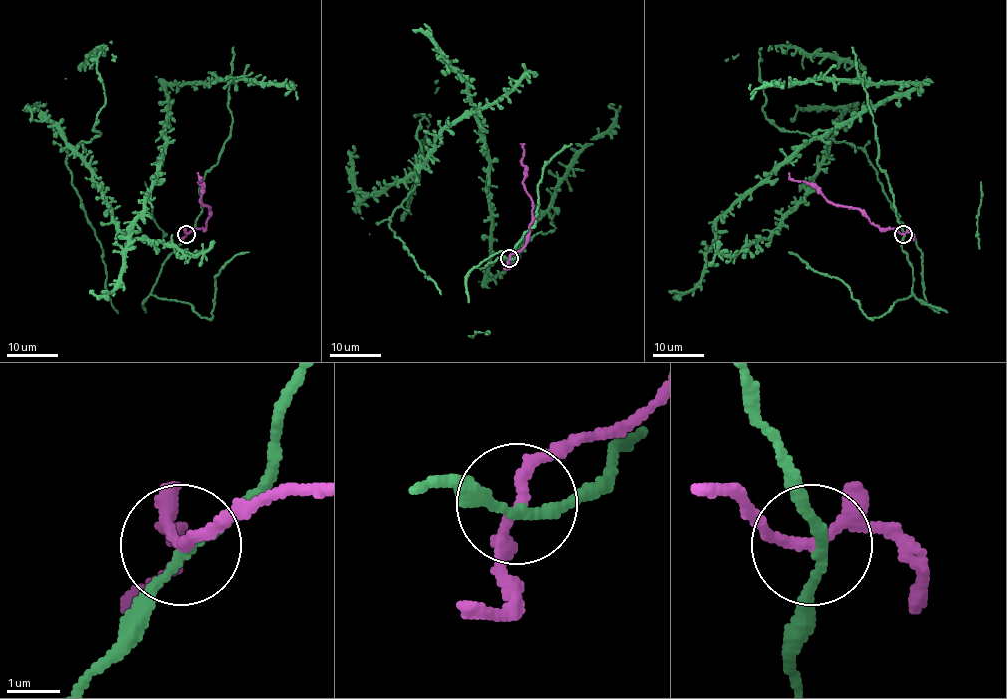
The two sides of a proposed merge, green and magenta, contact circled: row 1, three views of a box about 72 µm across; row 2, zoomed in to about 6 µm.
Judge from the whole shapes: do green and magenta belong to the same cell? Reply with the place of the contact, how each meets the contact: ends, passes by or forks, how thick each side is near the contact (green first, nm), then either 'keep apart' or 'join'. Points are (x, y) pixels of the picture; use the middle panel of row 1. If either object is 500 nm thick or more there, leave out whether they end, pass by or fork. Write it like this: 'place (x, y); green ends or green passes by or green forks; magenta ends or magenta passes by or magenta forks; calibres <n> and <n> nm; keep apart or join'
place (509, 258); green passes by; magenta passes by; calibres 170 and 190 nm; keep apart

